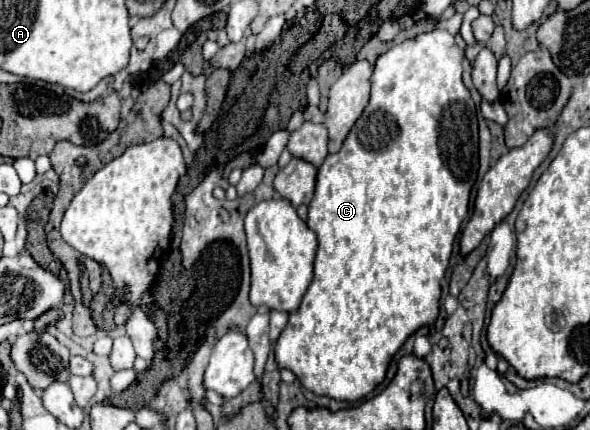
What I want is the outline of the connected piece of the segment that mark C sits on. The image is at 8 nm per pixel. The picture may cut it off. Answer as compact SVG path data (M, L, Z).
M433 29L429 33L421 33L413 39L407 39L399 45L393 45L385 51L375 67L371 77L371 99L365 111L361 113L359 121L351 127L349 135L345 137L339 153L327 155L323 165L317 169L317 185L313 201L309 203L309 219L307 225L315 231L319 239L319 249L315 257L315 271L313 281L301 301L301 307L289 315L289 323L277 339L275 345L275 359L279 367L291 369L303 387L313 391L315 395L327 395L337 401L359 401L369 395L375 385L379 385L385 377L387 365L405 339L415 333L421 325L431 325L439 313L439 297L441 297L441 279L445 277L451 249L455 237L459 233L461 221L467 217L469 211L469 195L477 179L479 167L479 153L477 153L477 117L471 93L461 81L463 73L463 55L455 45L455 39L445 29Z

